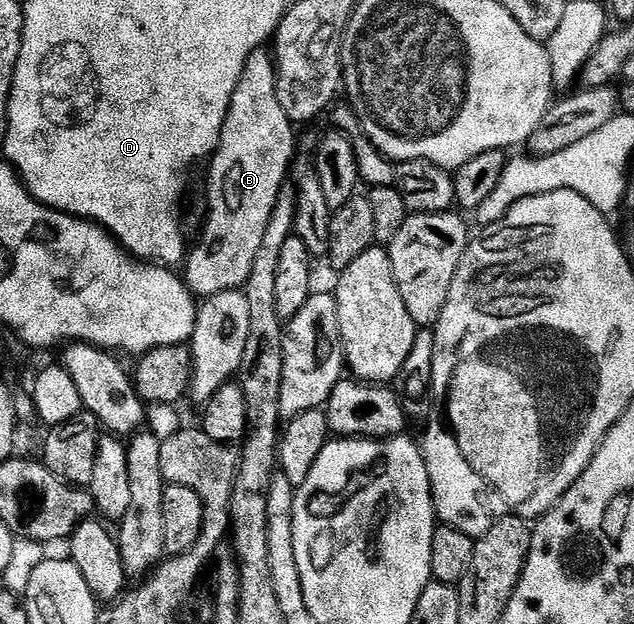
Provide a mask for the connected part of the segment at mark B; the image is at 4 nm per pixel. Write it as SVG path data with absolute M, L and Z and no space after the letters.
M268 47L255 49L243 66L243 74L235 86L227 118L223 122L221 140L209 164L209 217L205 220L205 233L197 245L192 245L184 265L185 287L197 298L208 298L220 292L244 289L249 283L251 266L255 266L255 254L259 242L267 230L267 222L277 205L277 196L286 183L289 163L293 160L293 131L295 125L287 118L277 97L277 65Z

